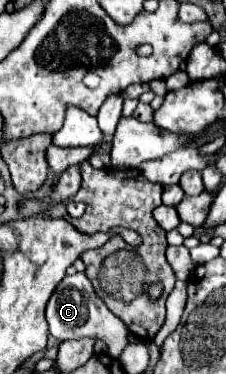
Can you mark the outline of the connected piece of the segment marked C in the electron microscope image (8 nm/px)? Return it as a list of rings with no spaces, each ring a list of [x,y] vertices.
[[[77,272],[73,276],[65,276],[59,286],[55,288],[55,292],[51,294],[47,308],[45,308],[45,318],[47,318],[47,326],[49,326],[49,334],[53,338],[57,338],[59,342],[63,340],[79,340],[79,338],[97,338],[97,340],[105,340],[109,346],[109,356],[111,358],[119,358],[123,348],[127,346],[127,338],[129,338],[129,330],[127,326],[105,306],[105,302],[97,296],[91,280],[83,274]]]

